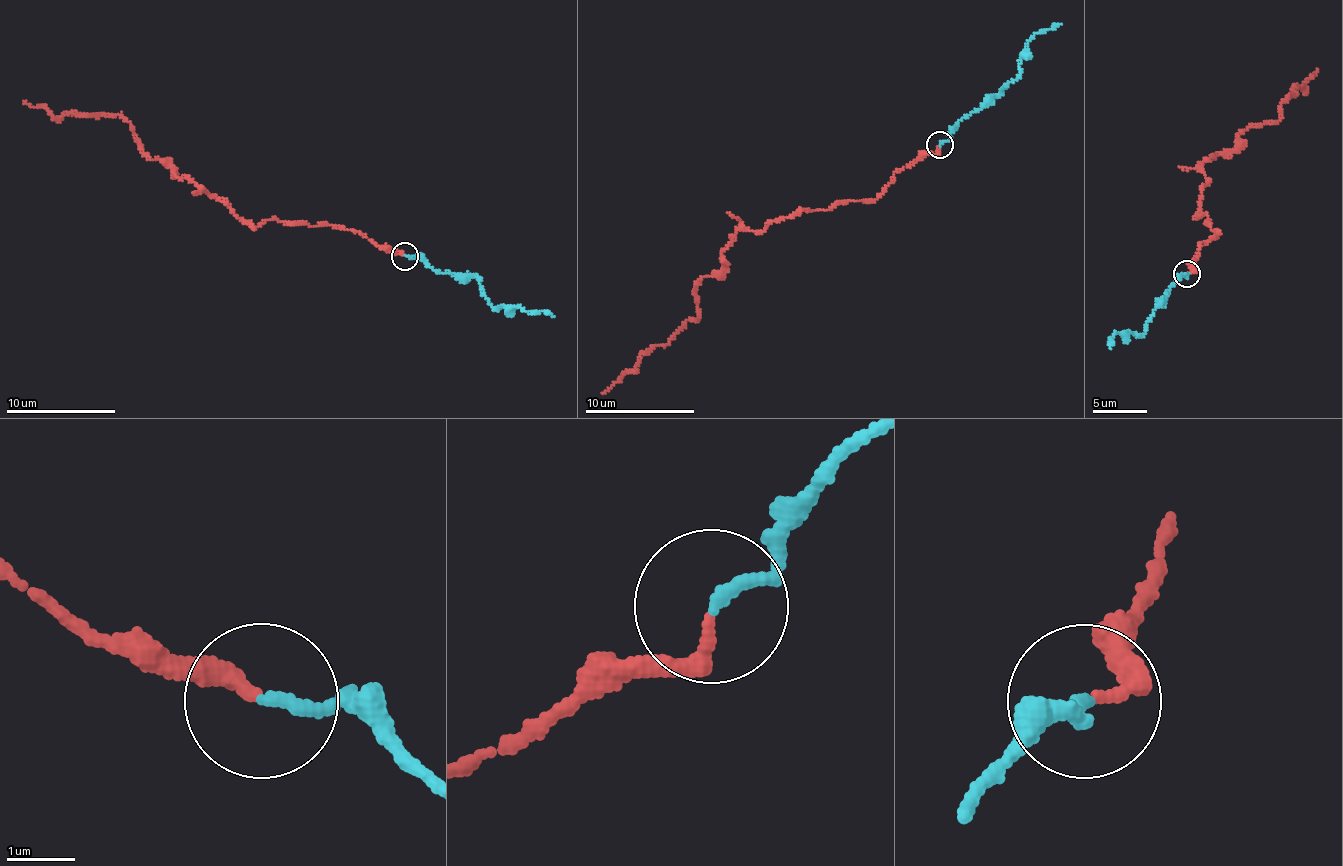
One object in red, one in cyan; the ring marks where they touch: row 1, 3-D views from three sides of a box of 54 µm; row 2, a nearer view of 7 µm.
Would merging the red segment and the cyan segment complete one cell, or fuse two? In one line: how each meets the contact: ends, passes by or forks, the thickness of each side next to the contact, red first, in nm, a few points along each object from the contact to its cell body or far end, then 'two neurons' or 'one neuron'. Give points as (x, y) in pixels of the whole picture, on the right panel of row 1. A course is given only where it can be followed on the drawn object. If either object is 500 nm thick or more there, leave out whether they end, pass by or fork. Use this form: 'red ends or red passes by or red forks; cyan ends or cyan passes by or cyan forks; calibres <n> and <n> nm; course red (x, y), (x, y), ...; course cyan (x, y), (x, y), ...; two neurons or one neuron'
red ends; cyan ends; calibres 220 and 190 nm; course red (1189, 273), (1219, 234), (1195, 216), (1201, 168), (1239, 134), (1277, 123), (1317, 69); course cyan (1186, 273), (1177, 276), (1144, 334), (1116, 332), (1109, 338), (1114, 342), (1110, 348); one neuron

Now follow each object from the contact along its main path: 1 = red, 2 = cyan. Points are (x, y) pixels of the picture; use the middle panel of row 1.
1: (940, 146), (894, 175), (875, 199), (740, 230), (721, 254), (722, 269), (701, 279), (698, 318), (602, 393)
2: (940, 144), (950, 137), (950, 129), (964, 117), (1019, 77), (1025, 43), (1036, 32), (1061, 24)

